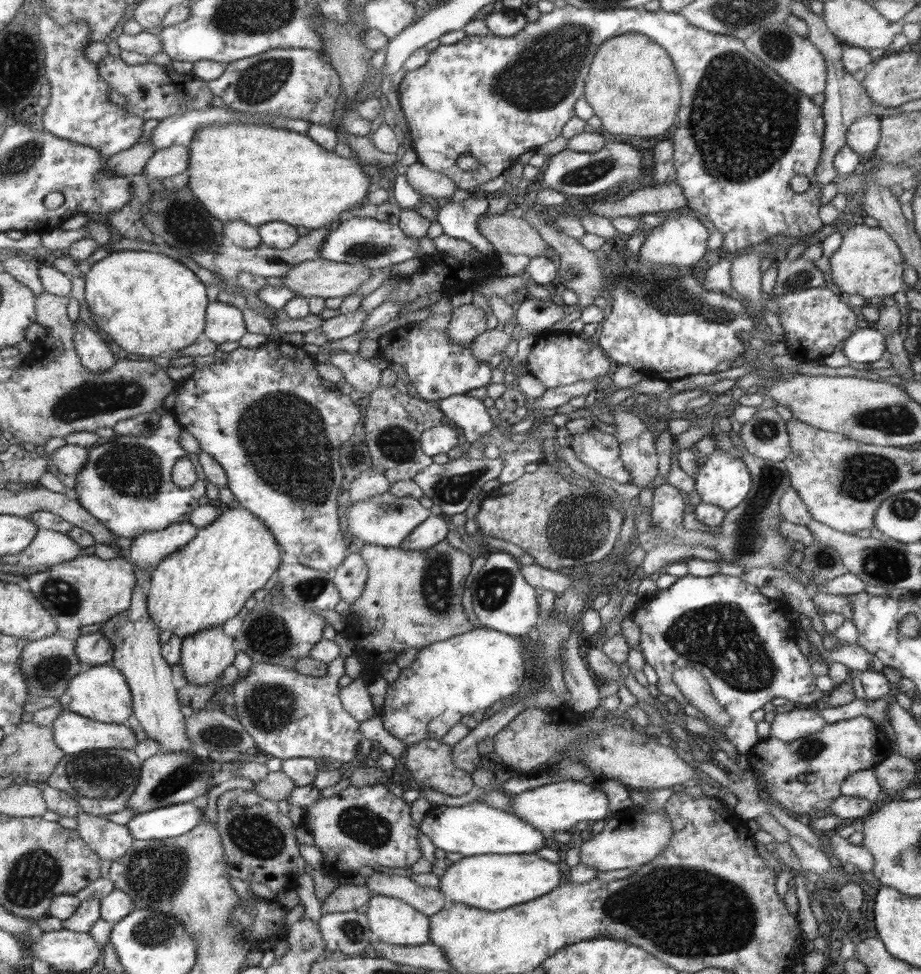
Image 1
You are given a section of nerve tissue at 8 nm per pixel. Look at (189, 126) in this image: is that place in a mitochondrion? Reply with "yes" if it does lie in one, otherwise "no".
no

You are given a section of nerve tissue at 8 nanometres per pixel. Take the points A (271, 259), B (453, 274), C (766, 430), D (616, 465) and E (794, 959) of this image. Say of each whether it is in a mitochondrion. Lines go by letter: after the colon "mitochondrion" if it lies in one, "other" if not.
A: mitochondrion
B: other
C: mitochondrion
D: other
E: other

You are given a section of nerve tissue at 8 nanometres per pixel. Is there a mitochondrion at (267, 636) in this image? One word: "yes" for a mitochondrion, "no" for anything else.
yes

